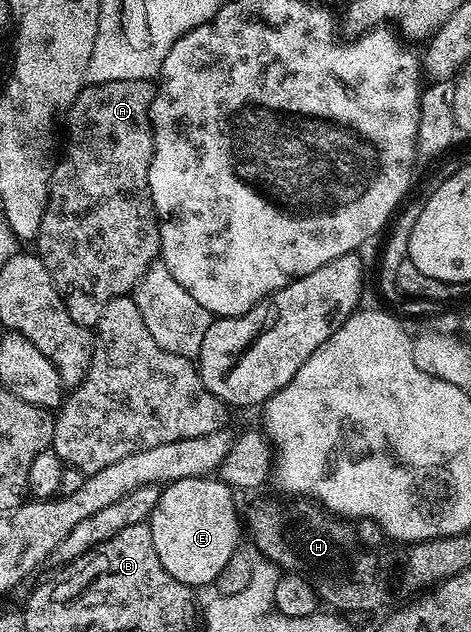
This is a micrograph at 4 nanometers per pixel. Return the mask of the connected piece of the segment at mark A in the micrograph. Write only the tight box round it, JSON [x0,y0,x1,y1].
[35,81,161,327]

